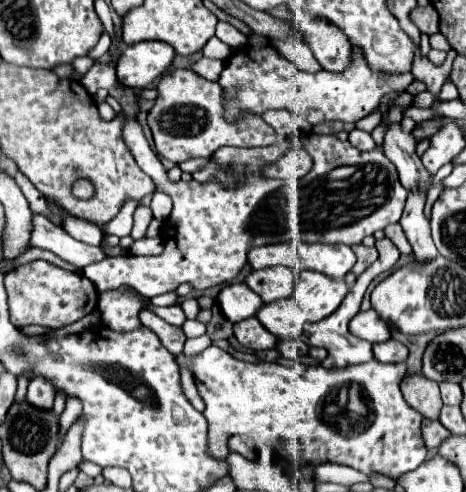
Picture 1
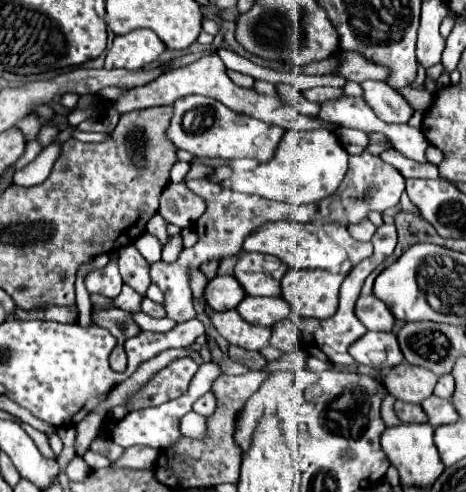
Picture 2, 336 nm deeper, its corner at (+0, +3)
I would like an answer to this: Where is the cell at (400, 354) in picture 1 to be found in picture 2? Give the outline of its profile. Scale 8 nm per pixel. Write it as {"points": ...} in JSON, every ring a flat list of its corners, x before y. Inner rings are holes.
{"points":[[378,331,364,333,350,345,348,353,354,357,356,363,370,365,376,369,394,367,404,359,396,337,392,333,378,333]]}

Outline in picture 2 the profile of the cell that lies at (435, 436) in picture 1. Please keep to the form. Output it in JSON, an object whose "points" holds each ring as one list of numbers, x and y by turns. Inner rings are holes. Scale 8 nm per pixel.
{"points":[[396,401,394,403,394,413,398,415,398,419,402,423,420,423,420,421,426,421,426,413,422,411,420,405,414,405,414,403]]}

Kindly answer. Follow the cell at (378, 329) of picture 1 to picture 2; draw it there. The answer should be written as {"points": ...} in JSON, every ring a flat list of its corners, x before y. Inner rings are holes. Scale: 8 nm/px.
{"points":[[374,295,358,297,358,301,356,301,356,317,370,331,392,331,392,325,394,325,394,315]]}

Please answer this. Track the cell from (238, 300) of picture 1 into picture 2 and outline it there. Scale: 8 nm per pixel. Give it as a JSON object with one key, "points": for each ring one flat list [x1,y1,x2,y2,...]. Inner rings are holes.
{"points":[[216,275,204,287,204,301,214,311,236,309,236,305,244,297,246,297,246,293,240,289,240,283,234,277,220,277,220,275]]}

